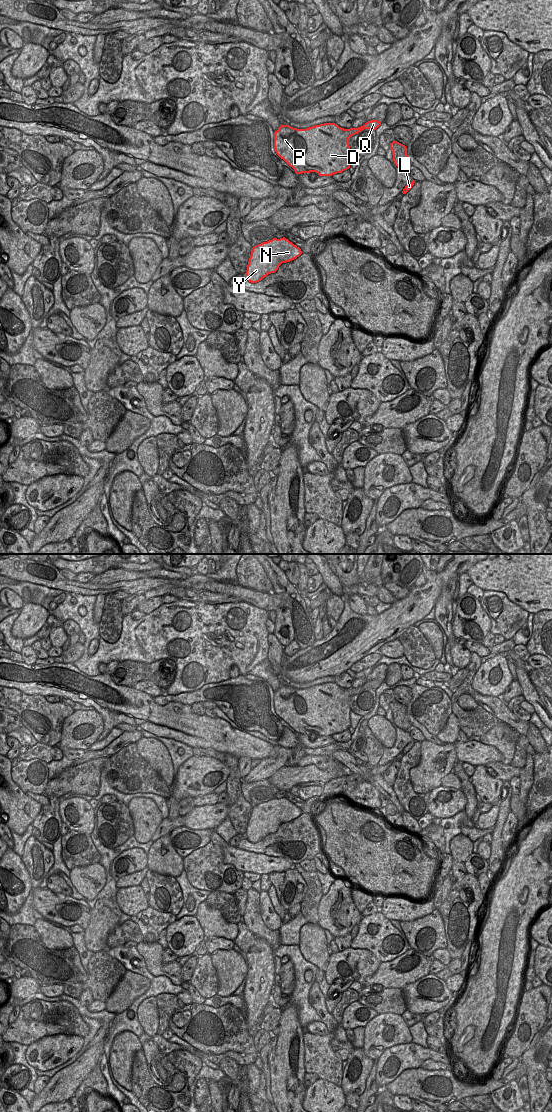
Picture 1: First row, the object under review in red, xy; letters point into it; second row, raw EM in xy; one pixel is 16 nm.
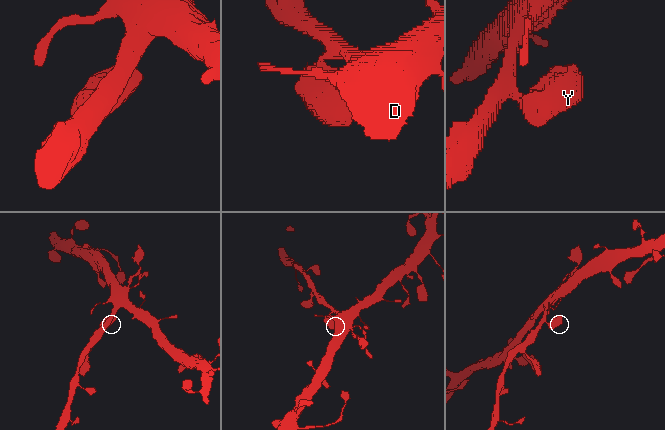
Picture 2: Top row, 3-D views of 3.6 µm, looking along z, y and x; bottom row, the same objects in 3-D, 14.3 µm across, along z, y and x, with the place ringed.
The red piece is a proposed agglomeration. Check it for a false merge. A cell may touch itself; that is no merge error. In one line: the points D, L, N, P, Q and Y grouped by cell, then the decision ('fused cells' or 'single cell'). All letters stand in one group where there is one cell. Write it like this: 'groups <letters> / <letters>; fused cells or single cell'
groups D L N P Y / Q; fused cells

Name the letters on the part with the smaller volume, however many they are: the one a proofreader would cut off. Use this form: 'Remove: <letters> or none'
Remove: Q

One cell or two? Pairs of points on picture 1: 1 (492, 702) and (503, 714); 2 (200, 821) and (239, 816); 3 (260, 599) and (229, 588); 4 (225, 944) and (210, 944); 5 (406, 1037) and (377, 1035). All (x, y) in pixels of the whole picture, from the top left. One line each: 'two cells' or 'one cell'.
1: one cell
2: two cells
3: one cell
4: one cell
5: one cell

